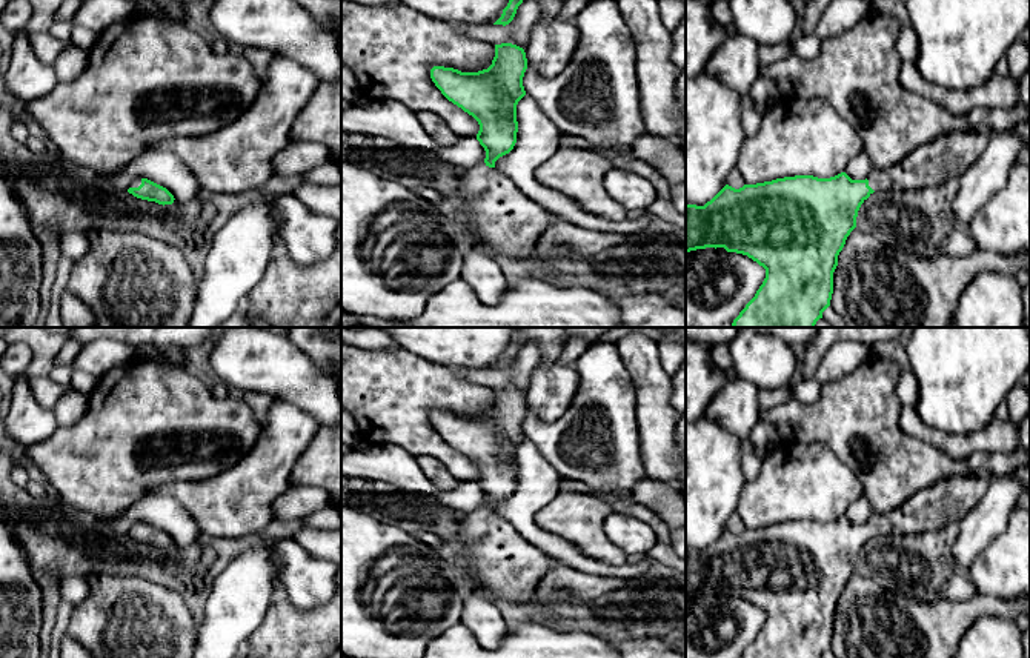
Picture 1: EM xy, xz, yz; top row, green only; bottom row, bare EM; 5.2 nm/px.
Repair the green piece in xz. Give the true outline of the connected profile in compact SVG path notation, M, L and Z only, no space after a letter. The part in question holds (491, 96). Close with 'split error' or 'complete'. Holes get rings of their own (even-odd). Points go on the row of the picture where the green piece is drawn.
M512 43L495 45L492 65L478 72L430 69L441 94L478 121L477 140L486 151L486 158L466 171L458 191L464 211L463 241L512 258L527 257L552 223L547 209L495 168L495 161L517 143L517 105L526 95L526 69L524 49Z | split error

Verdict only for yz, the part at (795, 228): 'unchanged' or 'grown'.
grown

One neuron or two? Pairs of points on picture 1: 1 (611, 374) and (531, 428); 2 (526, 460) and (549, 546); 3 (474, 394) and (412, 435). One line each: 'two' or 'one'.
1: one
2: one
3: one

